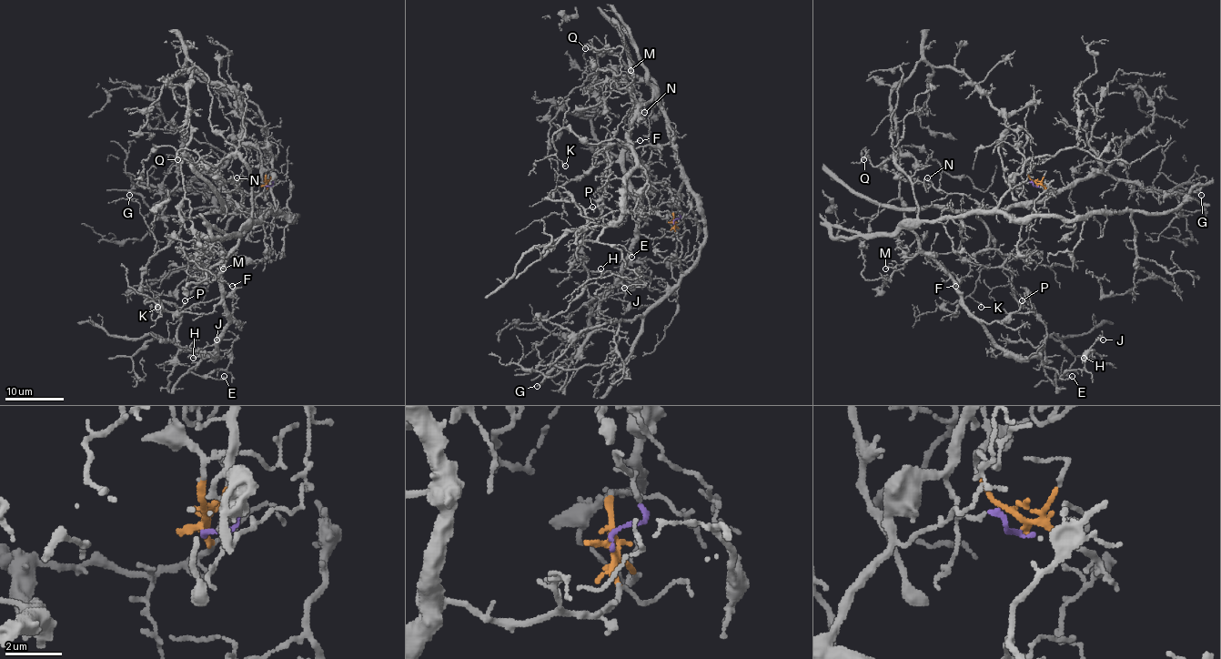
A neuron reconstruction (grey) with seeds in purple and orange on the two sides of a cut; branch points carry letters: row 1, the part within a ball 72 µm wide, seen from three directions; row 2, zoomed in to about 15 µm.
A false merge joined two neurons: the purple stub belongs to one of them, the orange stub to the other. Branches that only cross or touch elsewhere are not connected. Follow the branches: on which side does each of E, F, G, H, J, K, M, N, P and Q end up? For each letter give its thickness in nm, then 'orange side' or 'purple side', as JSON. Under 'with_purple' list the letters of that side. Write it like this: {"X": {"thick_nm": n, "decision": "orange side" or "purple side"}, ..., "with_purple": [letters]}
{"E": {"thick_nm": 150, "decision": "purple side"}, "F": {"thick_nm": 110, "decision": "purple side"}, "G": {"thick_nm": 70, "decision": "orange side"}, "H": {"thick_nm": 110, "decision": "purple side"}, "J": {"thick_nm": 110, "decision": "purple side"}, "K": {"thick_nm": 130, "decision": "purple side"}, "M": {"thick_nm": 150, "decision": "purple side"}, "N": {"thick_nm": 120, "decision": "orange side"}, "P": {"thick_nm": 130, "decision": "orange side"}, "Q": {"thick_nm": 150, "decision": "purple side"}, "with_purple": ["E", "F", "H", "J", "K", "M", "Q"]}

